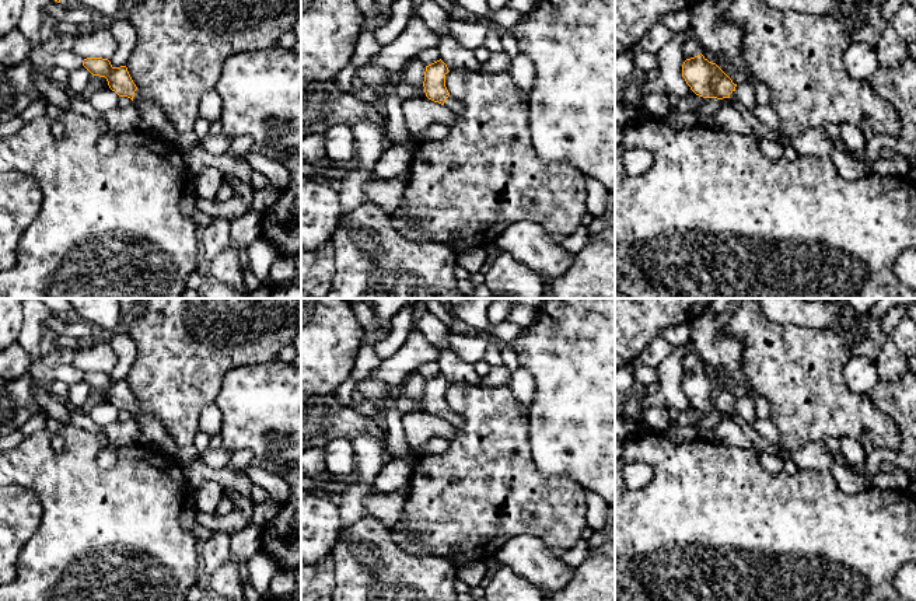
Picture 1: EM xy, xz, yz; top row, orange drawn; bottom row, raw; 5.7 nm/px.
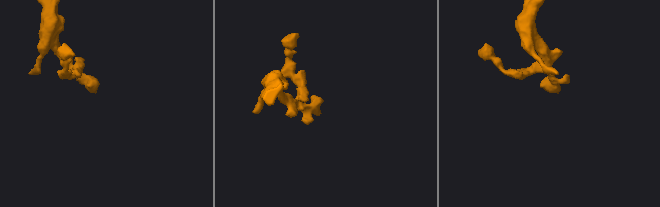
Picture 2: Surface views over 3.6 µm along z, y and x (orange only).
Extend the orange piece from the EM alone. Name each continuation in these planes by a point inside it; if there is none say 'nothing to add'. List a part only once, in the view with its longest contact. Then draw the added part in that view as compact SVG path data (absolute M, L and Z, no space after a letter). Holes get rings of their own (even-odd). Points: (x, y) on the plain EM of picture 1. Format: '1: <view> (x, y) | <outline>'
1: xy (153, 433) | M137 403L134 405L133 415L137 416L136 424L140 430L140 443L168 455L176 454L178 447L174 438L158 419L141 412Z

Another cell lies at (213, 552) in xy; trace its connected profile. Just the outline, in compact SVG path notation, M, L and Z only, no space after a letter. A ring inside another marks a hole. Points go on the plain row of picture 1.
M213 531L209 539L199 542L197 553L202 565L202 576L204 580L218 566L230 560L230 535L223 531Z

